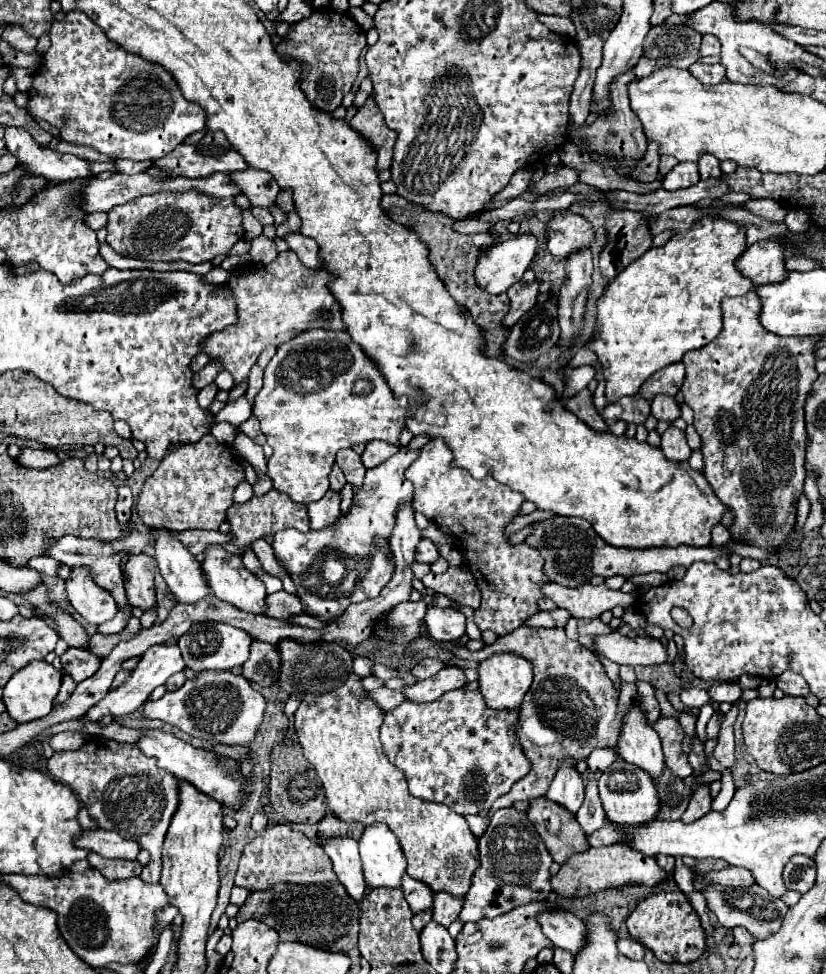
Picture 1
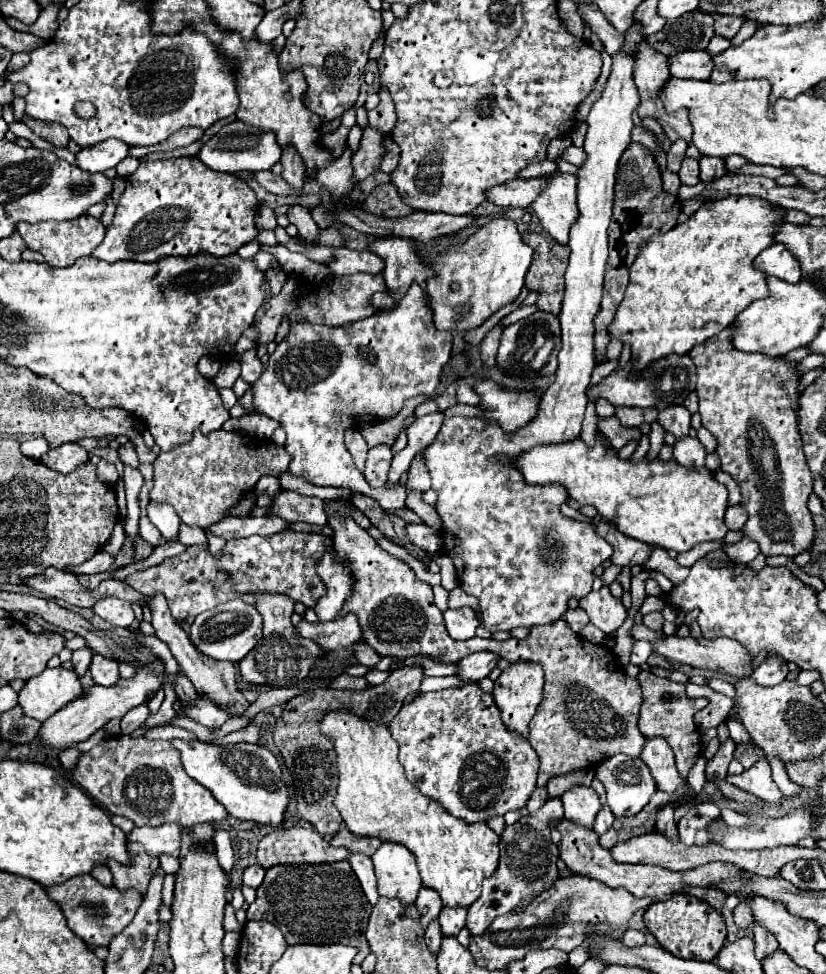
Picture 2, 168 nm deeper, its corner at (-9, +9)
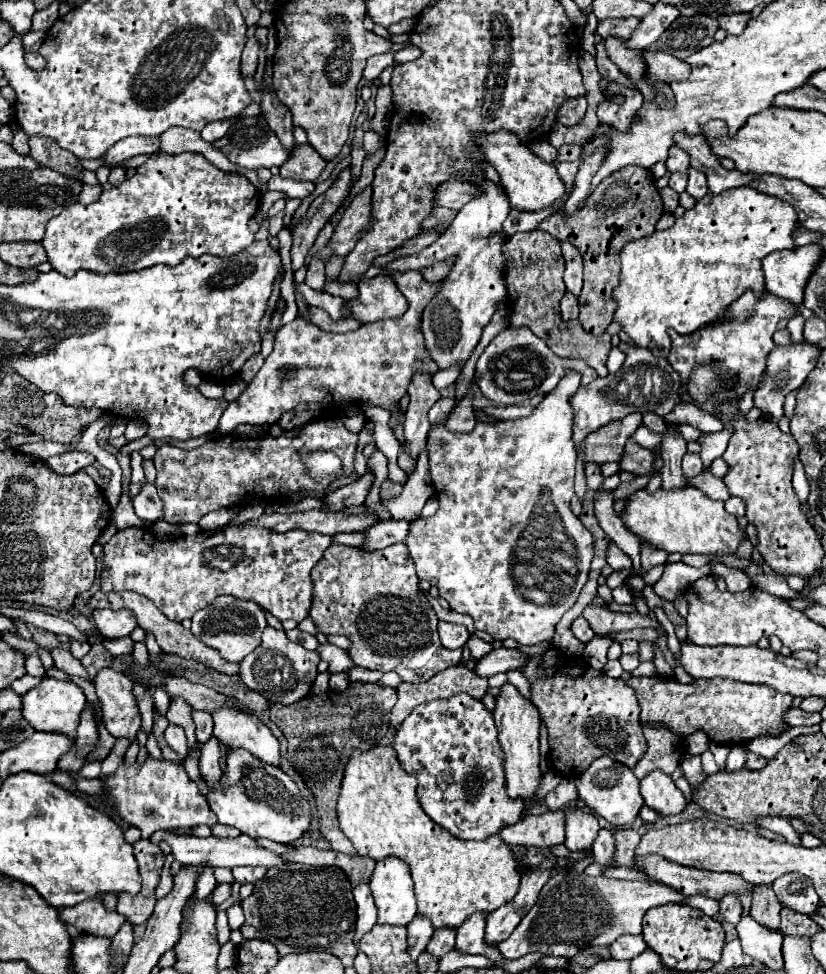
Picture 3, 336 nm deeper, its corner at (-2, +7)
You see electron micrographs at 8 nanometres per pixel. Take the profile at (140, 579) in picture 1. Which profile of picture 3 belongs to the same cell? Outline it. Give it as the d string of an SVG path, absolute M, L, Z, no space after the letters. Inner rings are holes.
M218 708L212 714L212 720L214 720L214 736L222 740L222 744L226 744L228 748L244 748L266 764L274 764L274 766L278 764L280 744L276 736L270 732L270 728L262 720L258 720L258 716L250 712L236 712L236 708Z

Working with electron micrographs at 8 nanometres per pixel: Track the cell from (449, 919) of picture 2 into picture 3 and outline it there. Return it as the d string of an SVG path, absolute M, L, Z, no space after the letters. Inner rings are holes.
M436 928L432 940L428 942L428 952L434 954L436 958L442 958L446 952L454 948L454 936L456 936L456 930L452 928Z

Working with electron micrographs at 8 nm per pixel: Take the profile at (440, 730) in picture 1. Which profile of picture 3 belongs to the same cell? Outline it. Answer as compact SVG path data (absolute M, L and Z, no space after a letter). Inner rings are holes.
M456 694L446 700L432 700L428 704L416 706L400 728L394 734L396 752L402 768L418 780L418 800L424 812L450 834L462 840L484 840L490 834L496 834L500 828L516 824L524 812L524 800L510 798L506 792L506 774L504 774L504 750L498 744L498 732L486 706L468 696Z

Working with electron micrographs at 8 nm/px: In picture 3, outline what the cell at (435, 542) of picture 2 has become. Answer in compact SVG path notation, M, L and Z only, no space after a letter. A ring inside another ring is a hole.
M378 520L366 532L364 550L372 552L372 550L392 546L396 542L406 542L408 532L410 532L410 522L408 520Z

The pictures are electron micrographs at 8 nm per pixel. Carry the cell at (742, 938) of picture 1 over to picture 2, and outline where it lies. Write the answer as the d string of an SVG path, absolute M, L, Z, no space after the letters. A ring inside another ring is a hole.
M739 902L735 906L735 910L733 910L733 920L735 920L735 924L739 928L743 928L743 930L749 928L753 924L753 912L751 912L751 908L745 902Z

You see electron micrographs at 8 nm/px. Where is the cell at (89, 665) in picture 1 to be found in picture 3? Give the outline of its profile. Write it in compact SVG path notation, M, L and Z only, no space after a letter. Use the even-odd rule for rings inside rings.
M104 668L94 678L94 688L98 694L98 700L102 704L102 722L106 724L108 732L116 738L130 738L136 740L136 732L140 728L140 712L136 708L136 698L132 696L132 680L112 668Z

